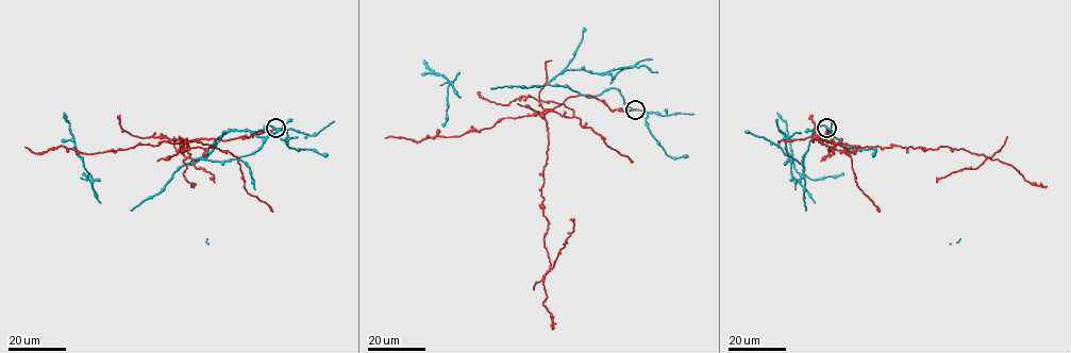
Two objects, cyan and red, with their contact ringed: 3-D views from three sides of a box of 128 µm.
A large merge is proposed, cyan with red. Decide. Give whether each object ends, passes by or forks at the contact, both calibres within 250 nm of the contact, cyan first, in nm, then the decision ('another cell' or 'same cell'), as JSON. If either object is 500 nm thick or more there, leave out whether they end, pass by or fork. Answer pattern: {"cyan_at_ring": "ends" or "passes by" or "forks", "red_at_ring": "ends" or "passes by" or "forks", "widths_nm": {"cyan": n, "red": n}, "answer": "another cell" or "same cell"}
{"cyan_at_ring": "passes by", "red_at_ring": "ends", "widths_nm": {"cyan": 260, "red": 180}, "answer": "another cell"}

